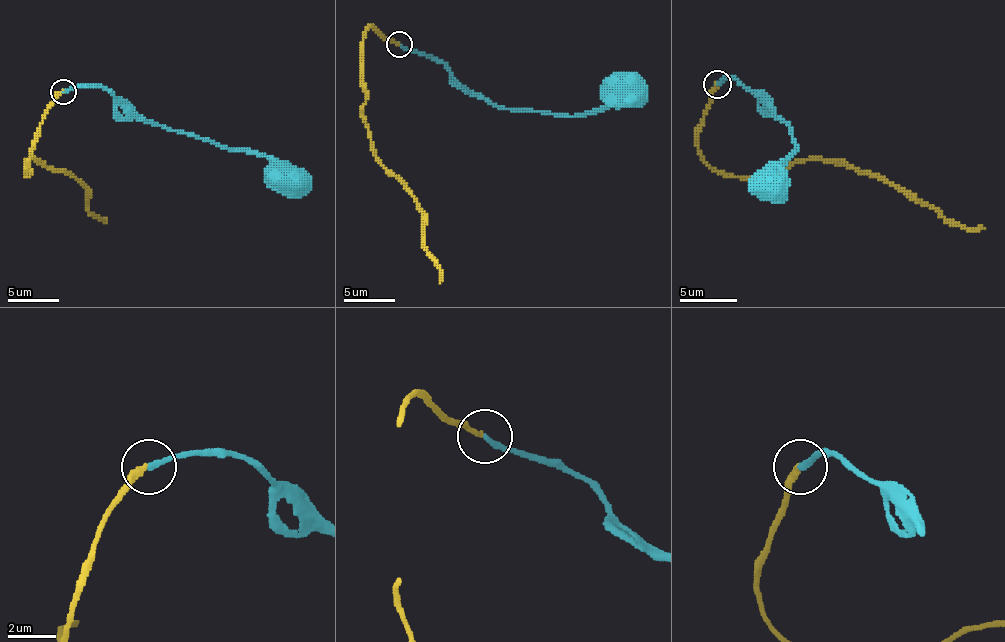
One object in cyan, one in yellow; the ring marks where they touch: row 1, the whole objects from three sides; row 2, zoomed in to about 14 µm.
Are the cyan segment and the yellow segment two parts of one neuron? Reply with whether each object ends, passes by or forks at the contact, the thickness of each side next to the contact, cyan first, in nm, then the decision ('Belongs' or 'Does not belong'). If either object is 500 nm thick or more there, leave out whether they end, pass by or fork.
At the ring cyan ends. At the ring yellow ends. Thickness 220 nm (cyan) against 240 nm. Belongs

